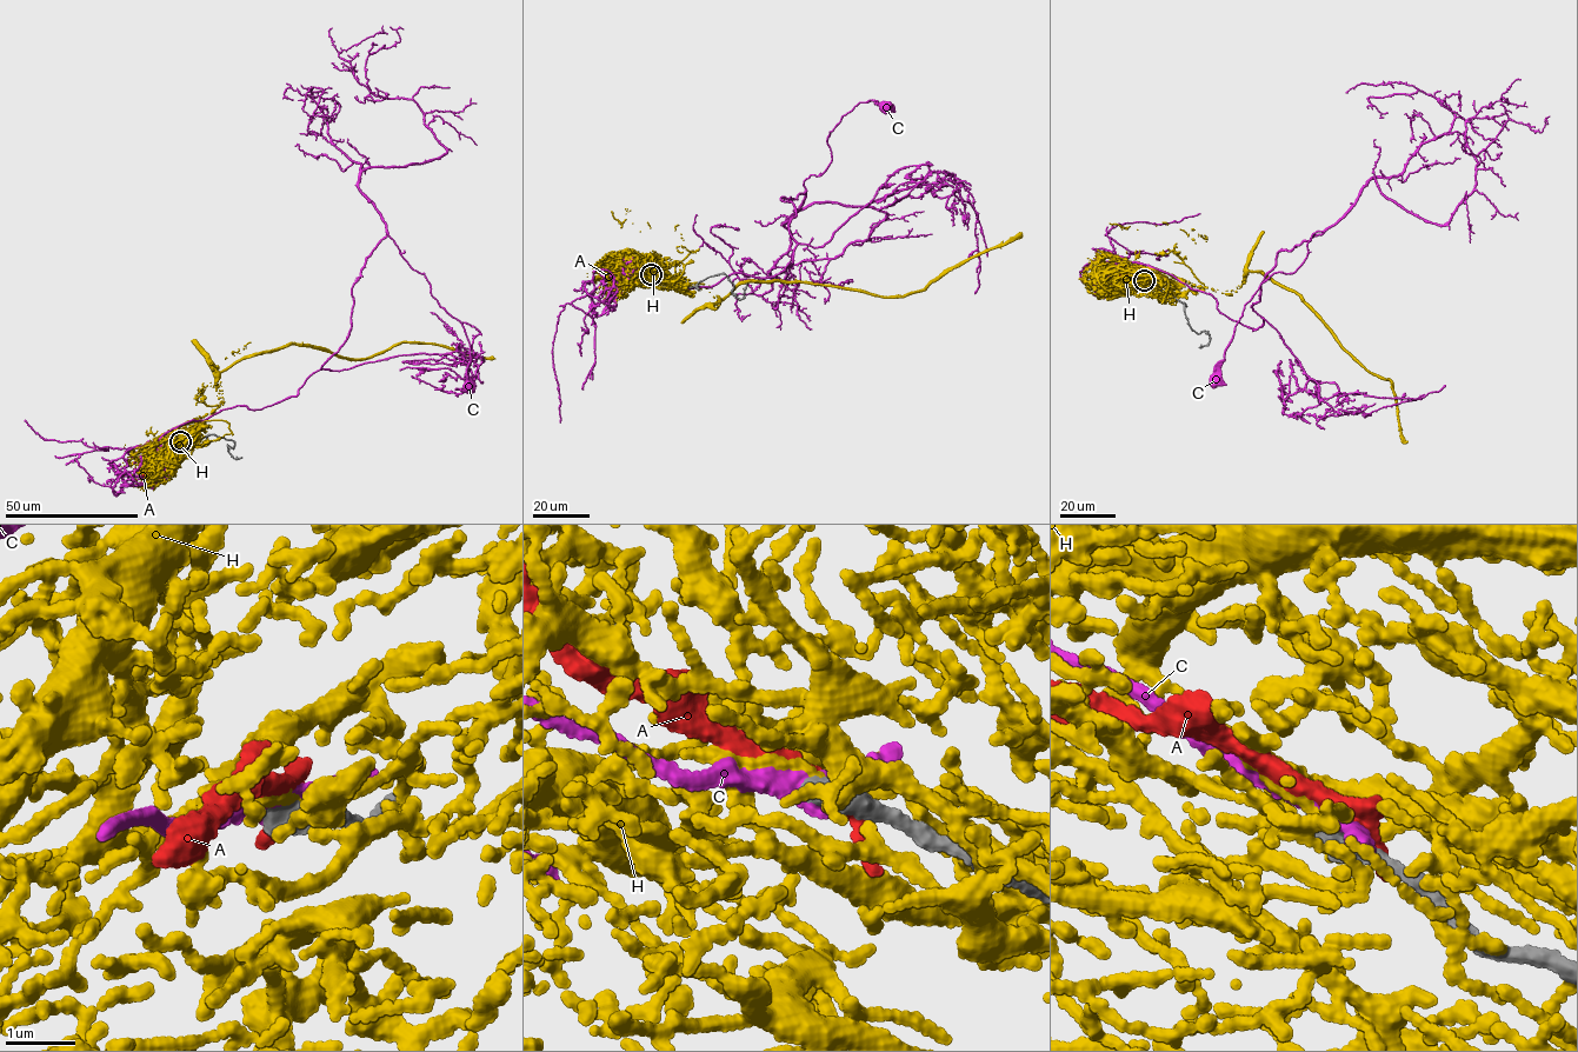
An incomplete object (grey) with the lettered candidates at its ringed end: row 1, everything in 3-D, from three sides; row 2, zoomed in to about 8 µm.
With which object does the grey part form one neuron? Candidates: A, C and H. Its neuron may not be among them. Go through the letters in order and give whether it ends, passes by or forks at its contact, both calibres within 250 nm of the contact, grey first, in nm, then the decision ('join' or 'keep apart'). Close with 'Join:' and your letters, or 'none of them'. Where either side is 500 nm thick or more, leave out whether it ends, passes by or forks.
A: it ends | 440/400 nm | keep apart
C: it passes by | 420/240 nm | keep apart
H: it passes by | 420/100 nm | keep apart
Join: none of them

